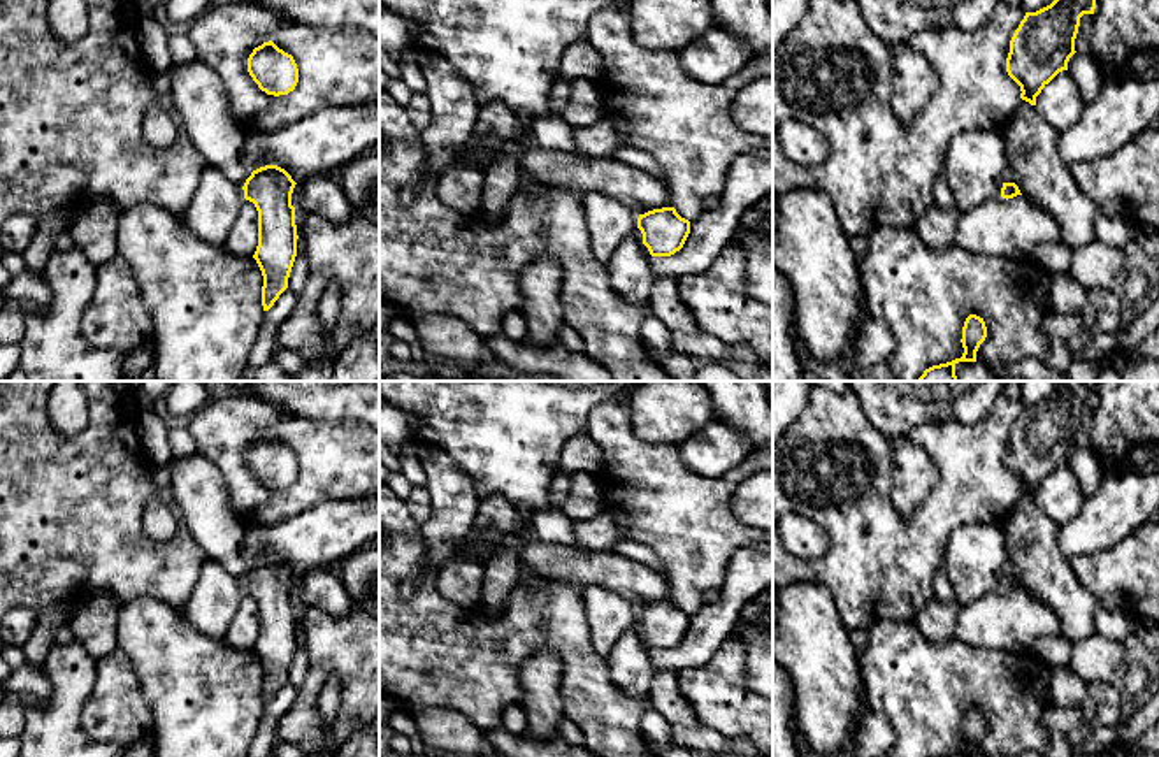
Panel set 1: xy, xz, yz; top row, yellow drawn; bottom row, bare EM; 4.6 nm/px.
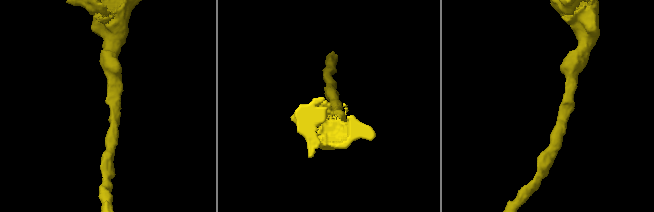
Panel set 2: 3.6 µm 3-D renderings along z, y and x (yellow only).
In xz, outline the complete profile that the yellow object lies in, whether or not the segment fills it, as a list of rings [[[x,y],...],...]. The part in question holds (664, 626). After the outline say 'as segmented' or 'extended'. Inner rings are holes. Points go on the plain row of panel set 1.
[[[662,601],[639,608],[637,622],[651,650],[671,650],[683,641],[690,615],[681,611],[674,601]]] | as segmented

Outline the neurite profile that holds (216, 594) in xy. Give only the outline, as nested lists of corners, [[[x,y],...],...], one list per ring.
[[[207,557],[183,616],[209,638],[225,638],[244,597],[242,580],[234,578],[218,560]]]

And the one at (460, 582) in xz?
[[[451,559],[437,571],[436,590],[453,604],[474,608],[483,595],[483,574],[481,564]]]

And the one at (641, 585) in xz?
[[[515,532],[488,534],[481,541],[472,541],[467,534],[457,546],[453,559],[485,566],[504,555],[516,557],[541,580],[571,583],[580,590],[587,585],[599,585],[629,599],[637,608],[674,601],[667,578],[641,562],[615,552],[576,550],[536,537],[520,539]]]

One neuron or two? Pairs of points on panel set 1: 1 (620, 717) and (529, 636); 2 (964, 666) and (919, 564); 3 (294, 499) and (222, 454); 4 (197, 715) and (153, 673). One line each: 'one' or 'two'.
1: one
2: two
3: one
4: one

